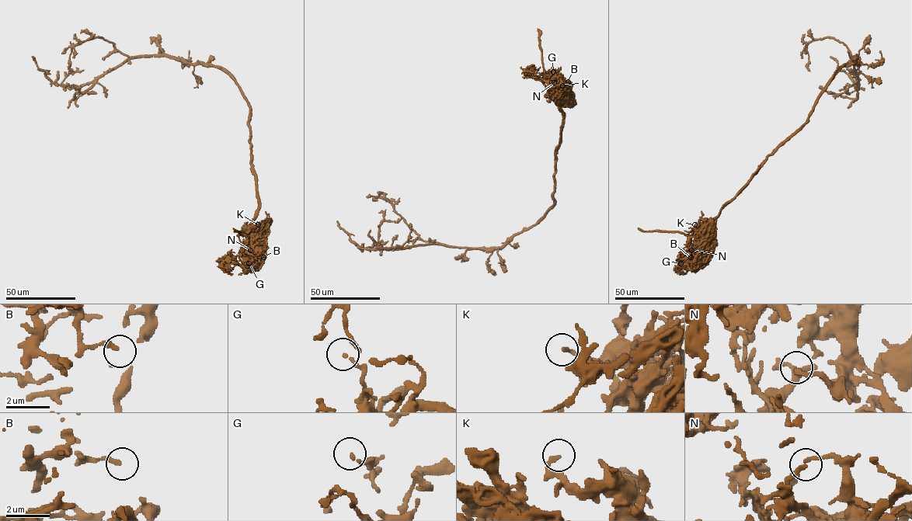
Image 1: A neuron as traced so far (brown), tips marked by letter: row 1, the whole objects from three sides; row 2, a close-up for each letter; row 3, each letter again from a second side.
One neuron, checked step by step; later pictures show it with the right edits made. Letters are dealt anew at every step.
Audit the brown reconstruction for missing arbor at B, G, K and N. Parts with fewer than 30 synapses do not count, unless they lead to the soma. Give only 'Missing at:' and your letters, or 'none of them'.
Missing at: N

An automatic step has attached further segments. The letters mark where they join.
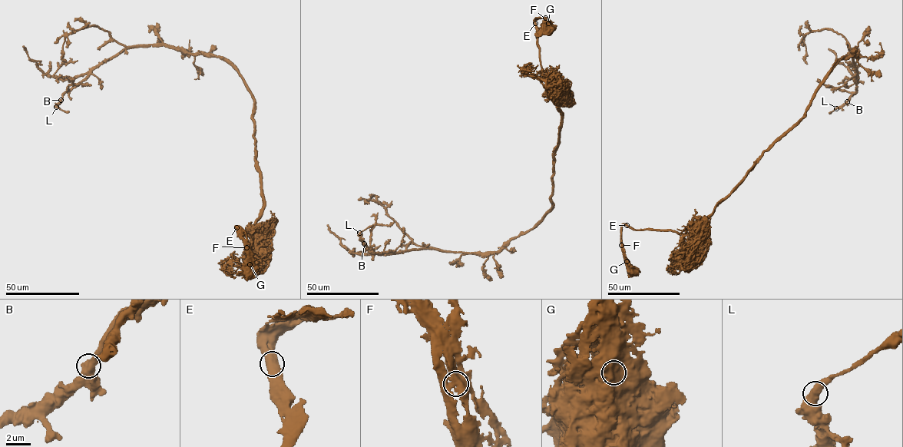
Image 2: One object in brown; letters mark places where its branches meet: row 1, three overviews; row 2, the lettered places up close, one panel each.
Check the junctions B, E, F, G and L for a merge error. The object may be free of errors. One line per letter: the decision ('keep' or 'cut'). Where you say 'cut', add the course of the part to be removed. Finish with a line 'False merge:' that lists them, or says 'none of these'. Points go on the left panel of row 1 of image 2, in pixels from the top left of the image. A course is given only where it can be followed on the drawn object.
B: keep
E: keep
F: keep
G: keep
L: keep
False merge: none of these

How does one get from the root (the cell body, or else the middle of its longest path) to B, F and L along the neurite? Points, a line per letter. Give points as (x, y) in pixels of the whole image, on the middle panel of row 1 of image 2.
B: (548, 28), (543, 18), (536, 20), (540, 81), (561, 115), (552, 206), (496, 252), (372, 253), (364, 243)
F: (548, 28), (545, 18)
L: (548, 28), (536, 20), (540, 81), (561, 125), (543, 217), (494, 253), (372, 253), (359, 233)

